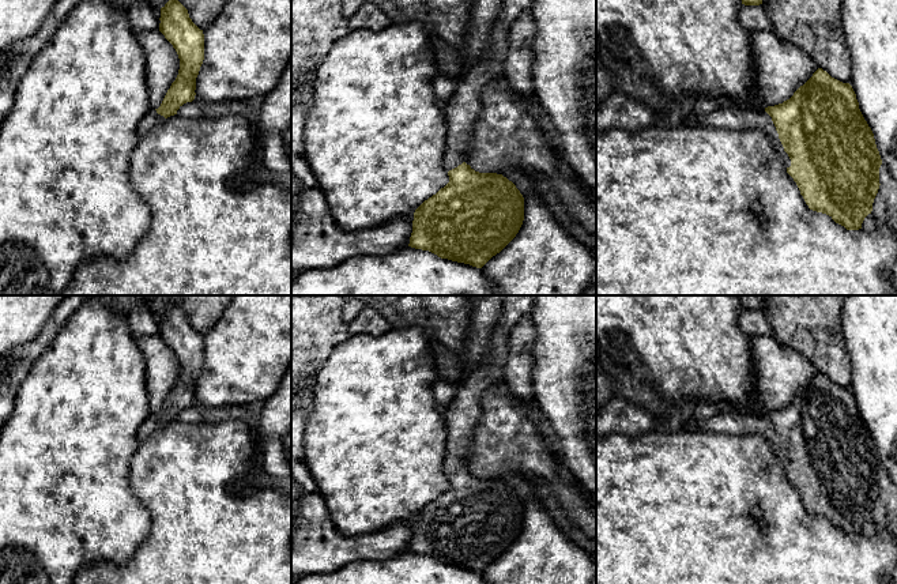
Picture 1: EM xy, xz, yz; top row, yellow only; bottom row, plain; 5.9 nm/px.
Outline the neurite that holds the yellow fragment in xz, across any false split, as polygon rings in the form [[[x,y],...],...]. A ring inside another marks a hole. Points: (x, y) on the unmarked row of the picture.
[[[506,295],[491,336],[491,351],[487,361],[456,387],[456,396],[445,408],[448,440],[444,467],[449,487],[415,515],[408,551],[429,555],[441,564],[482,573],[519,538],[524,525],[524,502],[520,496],[502,479],[475,476],[464,464],[475,426],[482,415],[482,393],[491,384],[504,378],[502,369],[506,362],[510,329],[521,316],[532,312],[532,295]]]

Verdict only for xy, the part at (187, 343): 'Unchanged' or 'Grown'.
Grown

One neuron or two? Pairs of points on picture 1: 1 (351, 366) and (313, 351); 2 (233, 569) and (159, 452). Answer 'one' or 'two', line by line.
1: two
2: one

